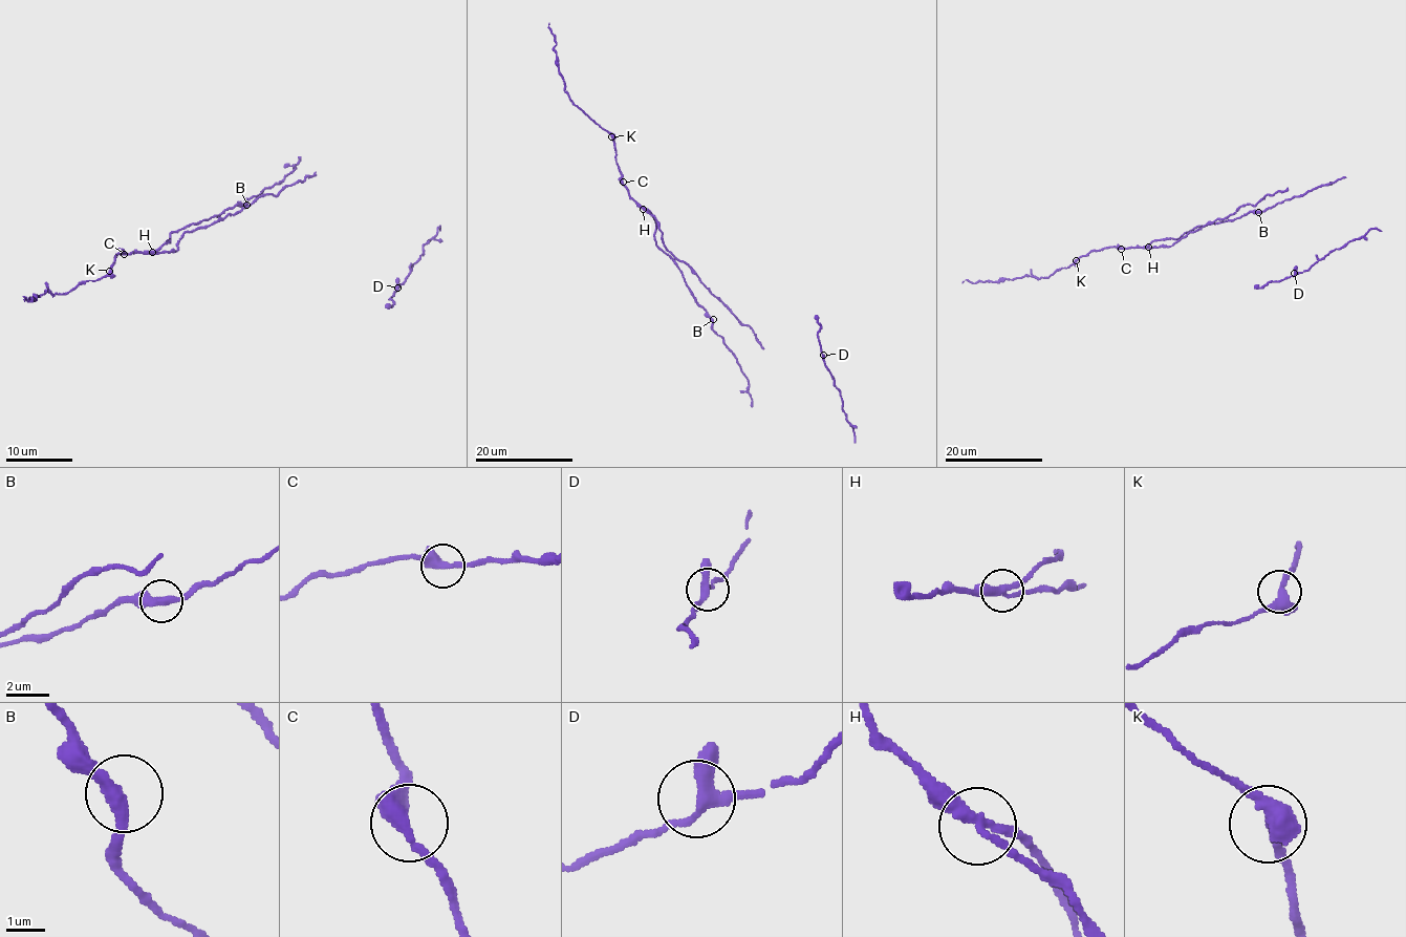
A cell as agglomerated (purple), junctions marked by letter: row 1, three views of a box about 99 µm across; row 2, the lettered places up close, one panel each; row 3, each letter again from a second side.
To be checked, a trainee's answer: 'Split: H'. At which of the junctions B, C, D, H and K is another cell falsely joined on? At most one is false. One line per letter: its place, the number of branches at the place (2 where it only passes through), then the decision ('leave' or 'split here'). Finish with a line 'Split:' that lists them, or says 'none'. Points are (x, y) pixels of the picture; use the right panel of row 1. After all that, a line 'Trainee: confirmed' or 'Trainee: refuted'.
B: (1258, 212) | 2 | leave
C: (1121, 249) | 3 | leave
D: (1294, 273) | 3 | leave
H: (1148, 247) | 3 | split here
K: (1076, 260) | 3 | leave
Split: H
Trainee: confirmed

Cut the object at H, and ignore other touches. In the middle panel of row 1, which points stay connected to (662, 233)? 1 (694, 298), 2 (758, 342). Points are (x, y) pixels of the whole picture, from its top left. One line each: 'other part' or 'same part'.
1: other part
2: same part

